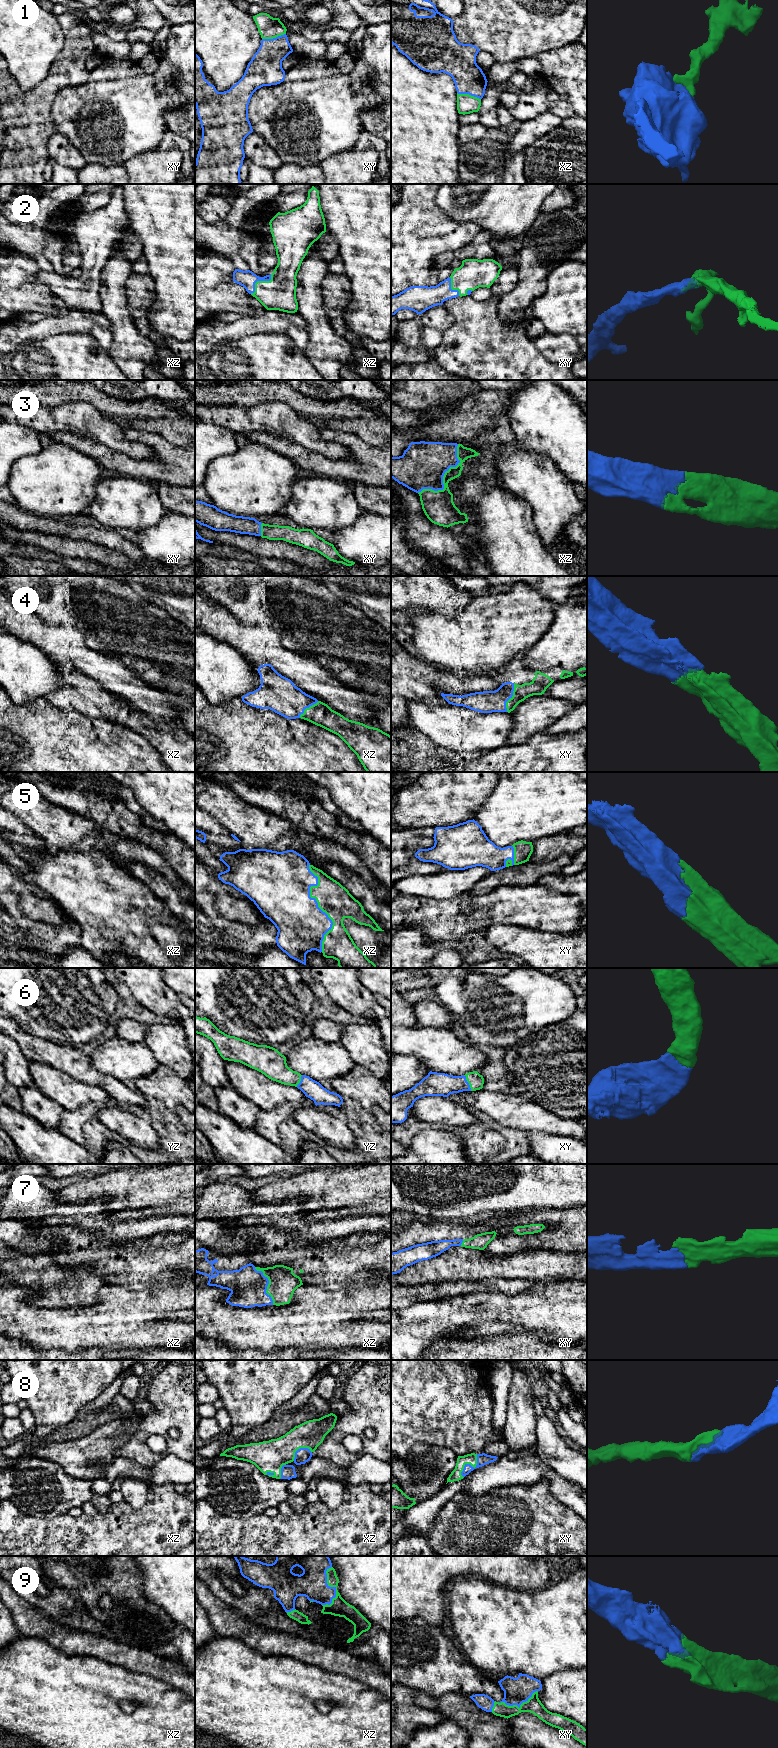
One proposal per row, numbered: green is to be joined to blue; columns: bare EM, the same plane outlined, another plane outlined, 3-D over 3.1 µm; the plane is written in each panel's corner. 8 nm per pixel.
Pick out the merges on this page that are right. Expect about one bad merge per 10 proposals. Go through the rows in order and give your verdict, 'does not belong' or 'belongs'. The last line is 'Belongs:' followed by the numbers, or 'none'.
1: belongs
2: belongs
3: belongs
4: belongs
5: belongs
6: belongs
7: belongs
8: belongs
9: belongs
Belongs: 1, 2, 3, 4, 5, 6, 7, 8, 9

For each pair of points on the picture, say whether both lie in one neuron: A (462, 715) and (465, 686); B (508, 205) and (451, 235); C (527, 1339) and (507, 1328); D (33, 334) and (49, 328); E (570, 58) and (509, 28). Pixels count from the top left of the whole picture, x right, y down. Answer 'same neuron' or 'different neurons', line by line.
A: different neurons
B: different neurons
C: different neurons
D: same neuron
E: different neurons

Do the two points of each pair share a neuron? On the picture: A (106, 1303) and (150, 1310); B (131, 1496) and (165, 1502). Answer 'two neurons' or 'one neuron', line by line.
A: one neuron
B: two neurons

